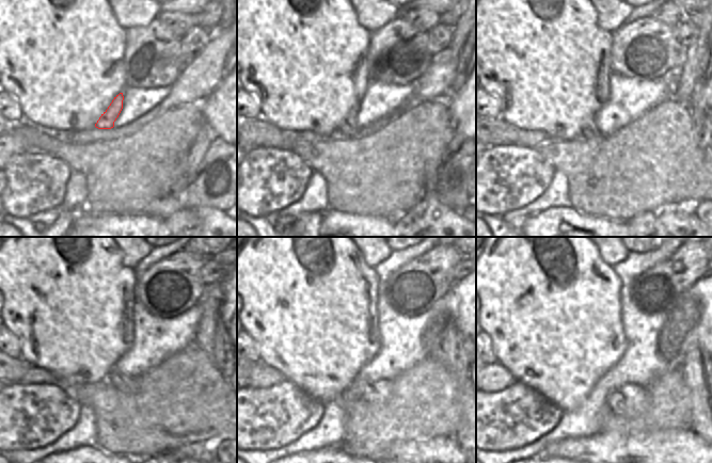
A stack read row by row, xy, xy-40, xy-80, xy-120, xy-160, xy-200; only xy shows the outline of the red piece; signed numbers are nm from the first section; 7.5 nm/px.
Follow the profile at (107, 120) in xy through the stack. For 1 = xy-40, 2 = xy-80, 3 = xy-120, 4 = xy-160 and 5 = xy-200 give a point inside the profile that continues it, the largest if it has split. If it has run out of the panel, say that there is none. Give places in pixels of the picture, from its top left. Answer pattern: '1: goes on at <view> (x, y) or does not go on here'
1: goes on at xy-40 (349, 127)
2: goes on at xy-80 (589, 130)
3: goes on at xy-120 (125, 384)
4: goes on at xy-160 (378, 392)
5: goes on at xy-200 (630, 401)

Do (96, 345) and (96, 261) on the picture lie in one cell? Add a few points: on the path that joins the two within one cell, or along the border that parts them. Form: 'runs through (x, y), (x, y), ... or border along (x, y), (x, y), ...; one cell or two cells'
runs through (96, 324), (96, 282); one cell

